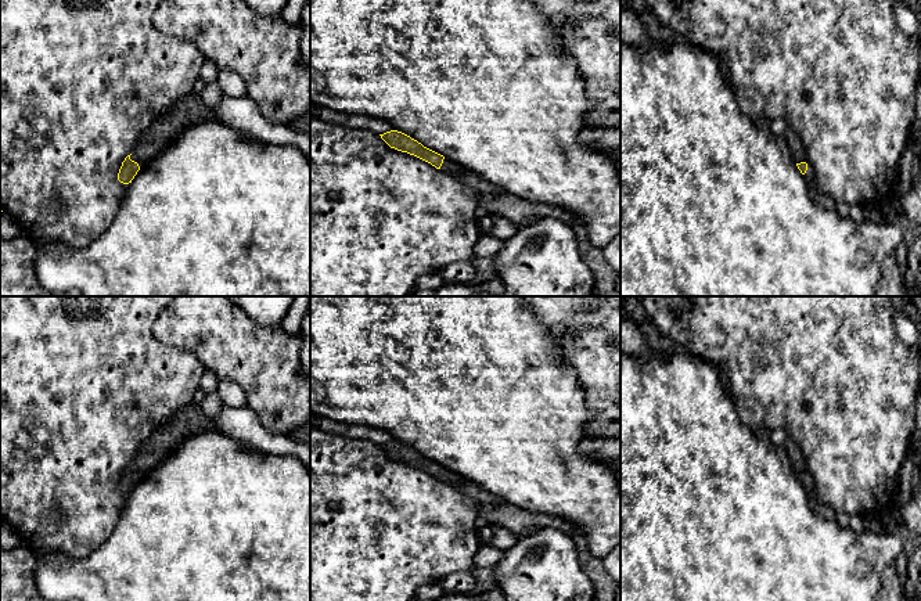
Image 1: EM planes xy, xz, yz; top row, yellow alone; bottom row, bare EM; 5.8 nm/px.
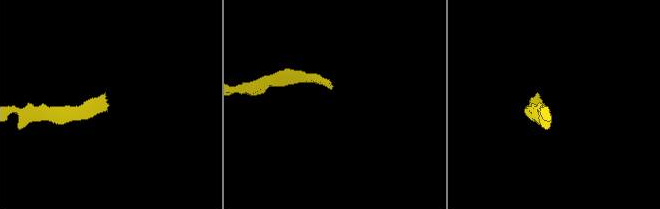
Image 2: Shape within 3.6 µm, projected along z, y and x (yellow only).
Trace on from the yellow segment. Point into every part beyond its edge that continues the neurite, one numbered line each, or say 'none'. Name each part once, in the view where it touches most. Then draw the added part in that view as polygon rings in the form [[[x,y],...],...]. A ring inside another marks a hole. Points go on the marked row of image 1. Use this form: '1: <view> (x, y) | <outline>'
1: yz (794, 141) | [[[787,127],[787,130],[783,133],[783,137],[787,140],[787,144],[791,150],[792,158],[795,163],[806,162],[807,170],[803,174],[807,183],[814,180],[814,169],[813,165],[809,162],[807,154],[805,151],[805,147],[802,144],[801,136],[792,129]]]

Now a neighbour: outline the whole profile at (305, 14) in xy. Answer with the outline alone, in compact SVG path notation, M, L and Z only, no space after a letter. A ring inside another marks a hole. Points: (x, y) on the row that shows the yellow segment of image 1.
M306 0L301 11L301 64L310 68L310 0Z

